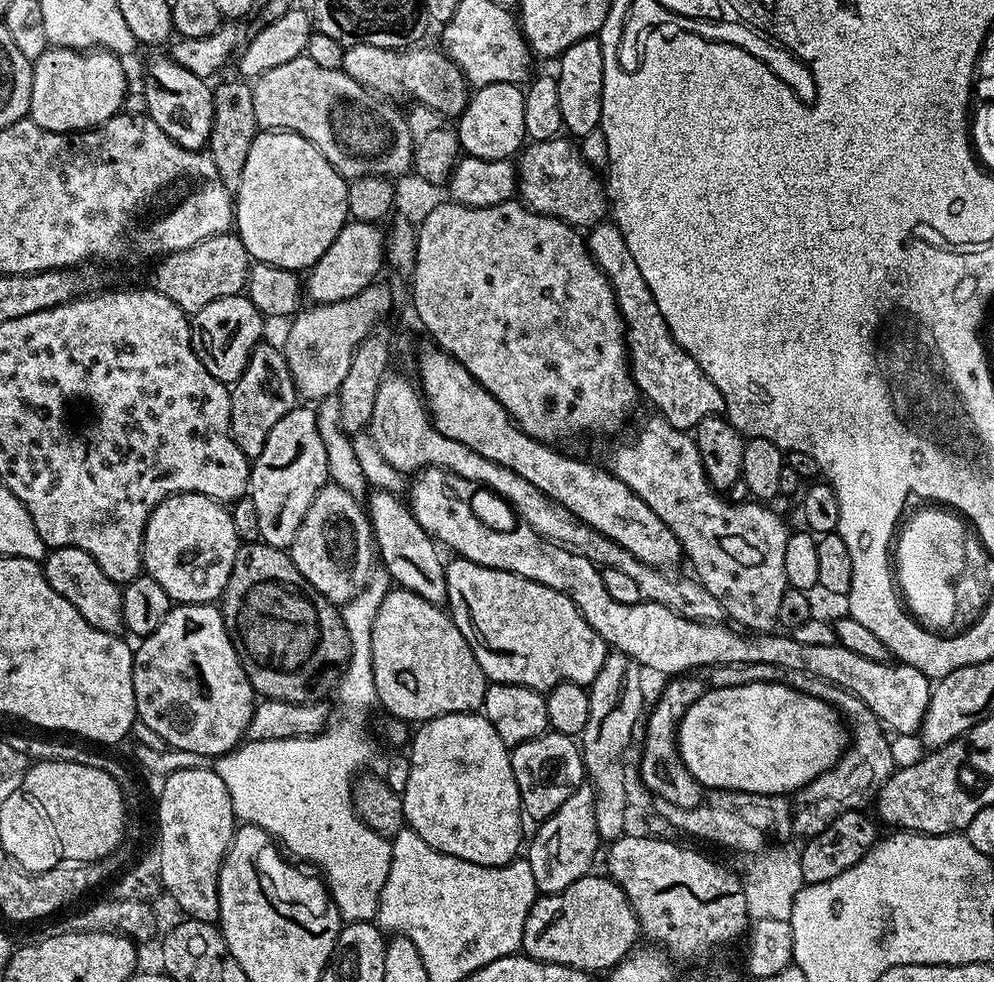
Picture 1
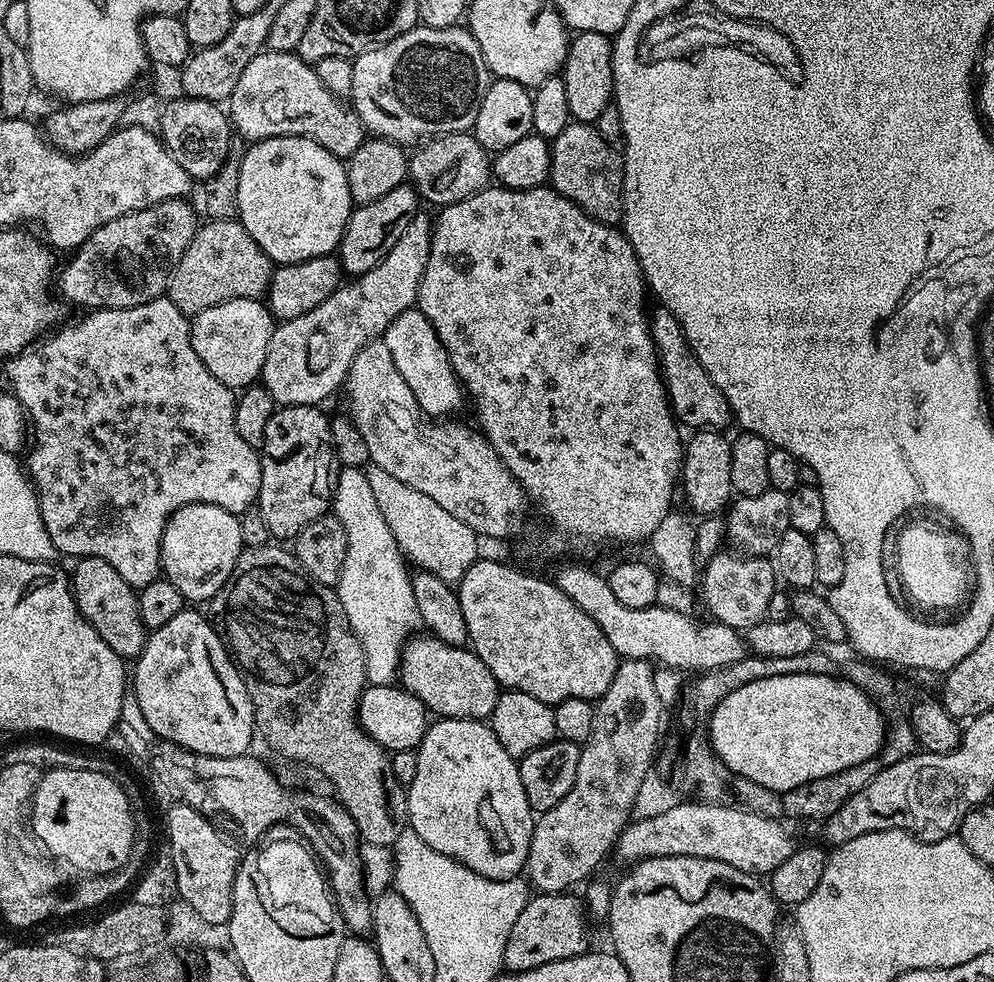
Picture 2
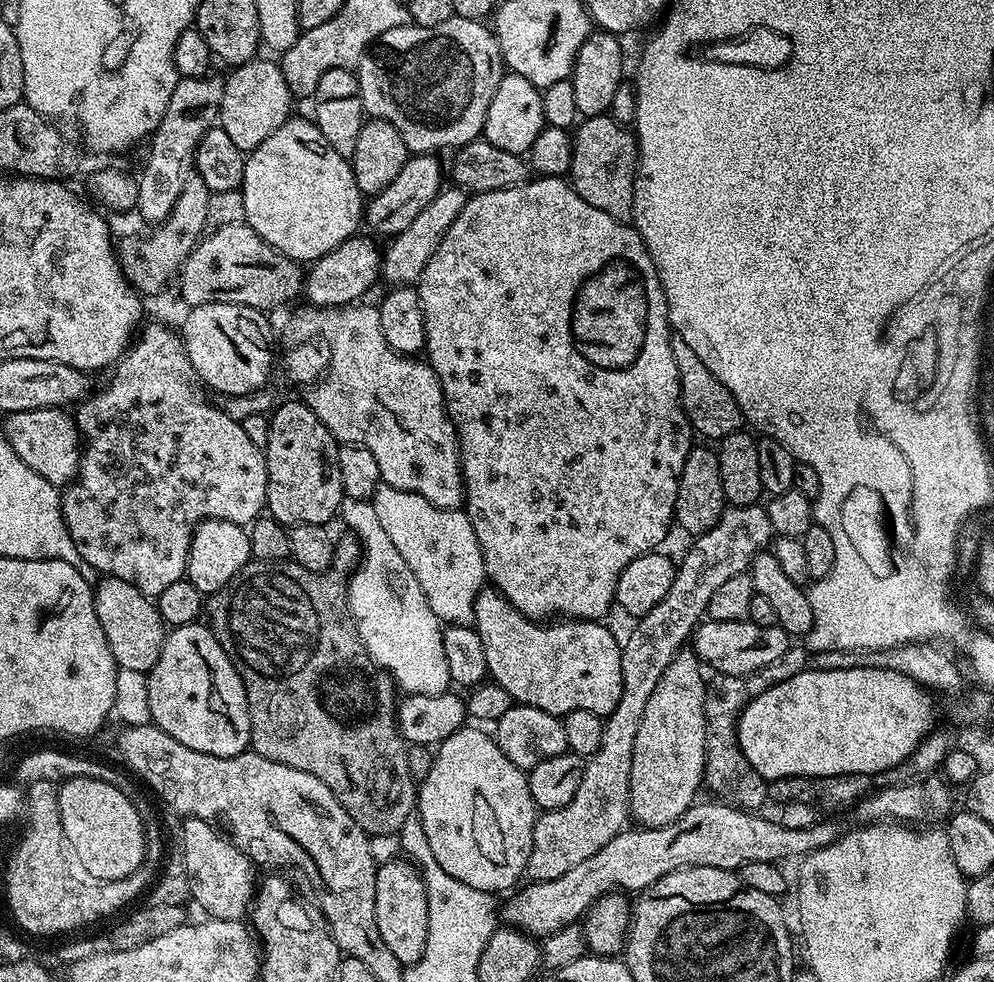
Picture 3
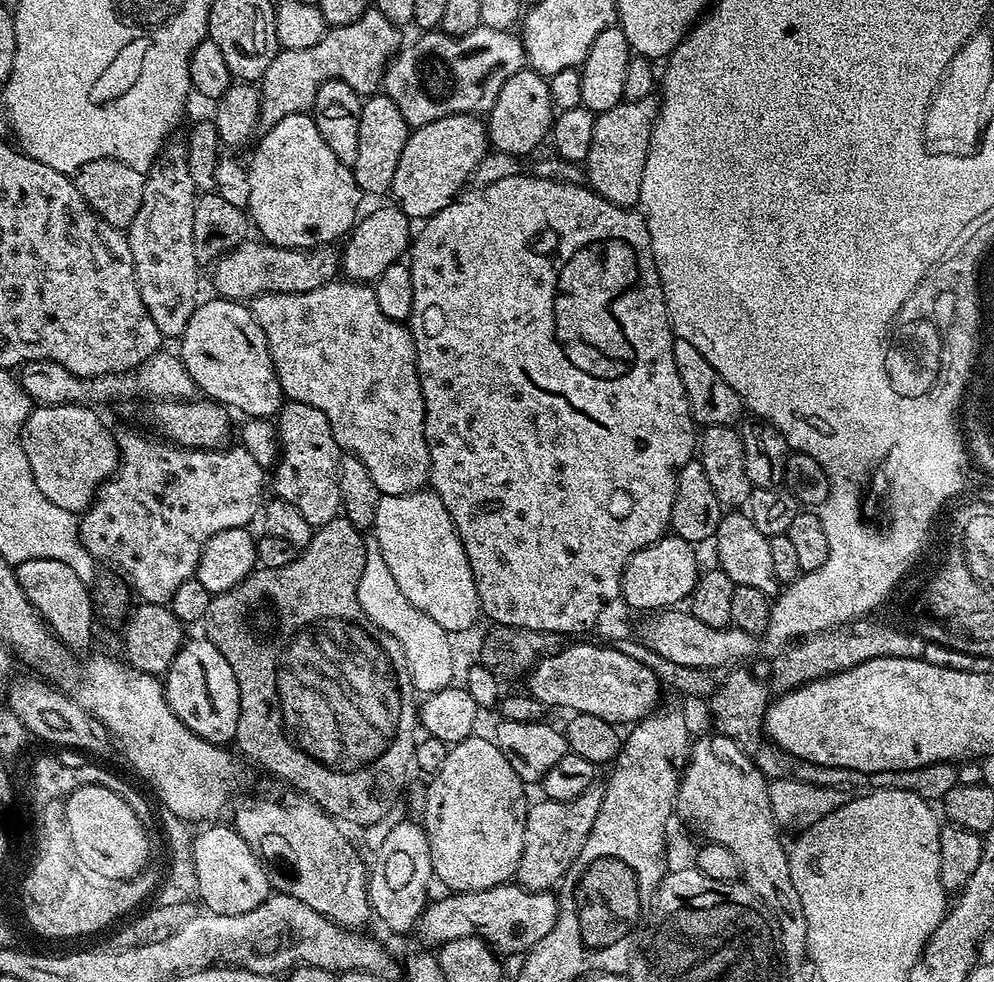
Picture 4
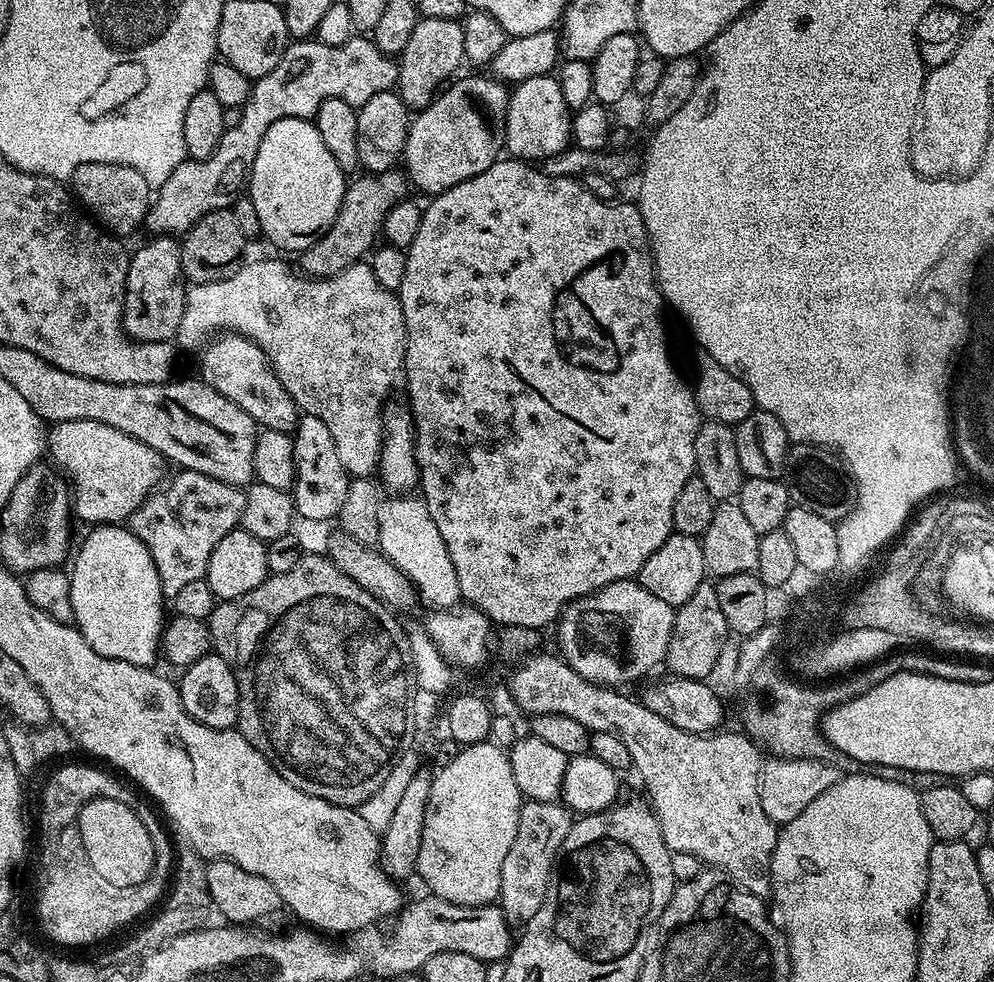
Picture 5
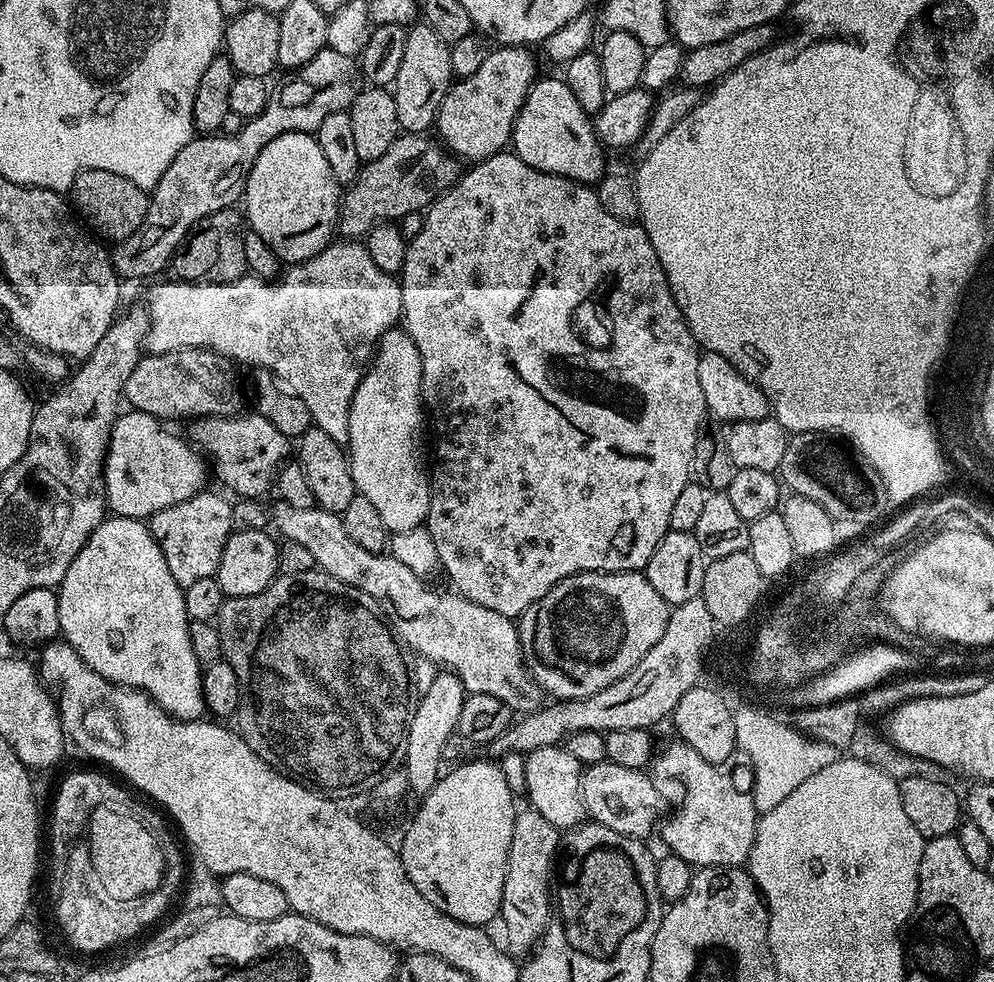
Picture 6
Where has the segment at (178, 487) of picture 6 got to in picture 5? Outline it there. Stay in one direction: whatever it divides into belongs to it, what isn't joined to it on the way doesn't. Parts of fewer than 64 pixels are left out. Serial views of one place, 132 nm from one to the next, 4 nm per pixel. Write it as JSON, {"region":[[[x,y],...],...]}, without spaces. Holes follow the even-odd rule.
{"region":[[[74,420],[53,423],[46,432],[46,456],[49,456],[47,459],[55,465],[60,475],[65,477],[70,485],[71,511],[75,519],[85,520],[88,526],[123,525],[131,521],[134,510],[138,510],[144,499],[161,487],[165,479],[166,461],[158,451],[151,449],[145,442],[140,442],[138,438],[104,422]]]}

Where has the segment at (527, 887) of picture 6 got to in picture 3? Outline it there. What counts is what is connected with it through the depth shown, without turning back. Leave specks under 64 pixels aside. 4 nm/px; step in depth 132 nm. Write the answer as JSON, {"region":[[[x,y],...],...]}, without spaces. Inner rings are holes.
{"region":[[[759,503],[737,504],[725,507],[724,513],[710,530],[699,533],[696,540],[688,548],[688,553],[676,564],[674,582],[670,582],[670,590],[666,590],[666,598],[654,606],[646,615],[639,617],[628,637],[623,637],[620,657],[622,658],[622,694],[618,698],[618,706],[609,716],[603,717],[602,746],[592,756],[587,757],[582,774],[582,782],[578,786],[578,794],[566,802],[561,808],[549,808],[541,811],[536,818],[532,831],[532,849],[528,859],[527,875],[533,881],[553,880],[562,878],[566,870],[578,866],[578,862],[586,862],[590,854],[598,854],[610,838],[617,836],[629,823],[630,809],[628,791],[630,790],[630,762],[634,758],[634,738],[638,734],[638,722],[642,722],[642,714],[646,714],[646,702],[650,702],[650,694],[654,694],[654,686],[658,686],[658,678],[662,678],[662,670],[670,666],[676,653],[685,647],[686,641],[693,635],[694,629],[705,619],[710,598],[728,579],[747,573],[756,553],[763,552],[771,545],[774,533],[770,526],[767,507]]]}

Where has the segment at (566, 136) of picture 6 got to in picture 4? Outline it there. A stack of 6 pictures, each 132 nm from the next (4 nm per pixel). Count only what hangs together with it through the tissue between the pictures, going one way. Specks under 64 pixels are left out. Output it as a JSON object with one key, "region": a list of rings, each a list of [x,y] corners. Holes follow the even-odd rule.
{"region":[[[525,70],[514,74],[502,86],[491,112],[486,116],[488,142],[495,151],[509,152],[518,158],[524,158],[540,143],[545,143],[554,119],[554,105],[550,98],[548,81],[540,73]]]}

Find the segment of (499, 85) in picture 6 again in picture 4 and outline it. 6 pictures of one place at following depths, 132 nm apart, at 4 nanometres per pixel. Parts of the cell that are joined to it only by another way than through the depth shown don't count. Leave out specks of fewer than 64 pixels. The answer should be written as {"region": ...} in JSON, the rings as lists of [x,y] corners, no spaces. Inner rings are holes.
{"region":[[[476,114],[443,116],[426,126],[413,128],[394,171],[391,199],[412,222],[423,222],[460,195],[474,166],[489,151],[488,129]]]}

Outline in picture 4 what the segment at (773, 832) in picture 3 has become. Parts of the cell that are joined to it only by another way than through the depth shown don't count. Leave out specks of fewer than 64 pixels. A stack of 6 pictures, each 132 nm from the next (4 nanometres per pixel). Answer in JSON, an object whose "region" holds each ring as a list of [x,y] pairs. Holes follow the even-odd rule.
{"region":[[[515,882],[499,884],[493,888],[486,890],[478,890],[477,892],[454,892],[444,894],[441,900],[433,899],[431,903],[425,907],[423,914],[416,921],[414,932],[420,935],[421,945],[439,946],[453,940],[454,938],[470,938],[476,936],[479,940],[487,940],[488,945],[497,953],[504,952],[520,952],[527,953],[539,940],[546,938],[546,934],[550,934],[550,930],[554,928],[556,921],[556,905],[558,896],[555,891],[546,892],[527,892],[525,888],[521,888]]]}

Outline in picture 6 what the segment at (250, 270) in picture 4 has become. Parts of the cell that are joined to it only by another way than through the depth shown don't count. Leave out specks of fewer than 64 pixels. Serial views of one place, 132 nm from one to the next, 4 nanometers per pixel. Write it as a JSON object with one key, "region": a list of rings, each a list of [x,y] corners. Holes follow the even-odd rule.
{"region":[[[400,134],[382,157],[365,163],[356,181],[343,189],[338,217],[338,232],[344,238],[364,238],[371,228],[381,222],[399,222],[411,212],[426,210],[448,191],[462,175],[462,164],[443,144],[435,139],[427,140],[424,134]]]}

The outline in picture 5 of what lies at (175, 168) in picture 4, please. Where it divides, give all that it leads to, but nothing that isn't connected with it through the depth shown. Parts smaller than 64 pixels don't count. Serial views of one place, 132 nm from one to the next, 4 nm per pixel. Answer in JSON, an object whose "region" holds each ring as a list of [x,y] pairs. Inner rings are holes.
{"region":[[[156,234],[135,253],[131,253],[126,274],[126,294],[124,295],[124,333],[134,342],[171,341],[179,333],[184,313],[186,281],[180,261],[180,244],[171,235]]]}

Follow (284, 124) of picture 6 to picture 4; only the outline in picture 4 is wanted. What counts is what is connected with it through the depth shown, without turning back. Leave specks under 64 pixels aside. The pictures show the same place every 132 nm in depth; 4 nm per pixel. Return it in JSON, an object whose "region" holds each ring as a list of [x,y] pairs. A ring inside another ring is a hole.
{"region":[[[369,10],[356,22],[329,28],[321,40],[314,42],[314,46],[306,46],[306,50],[286,48],[277,52],[274,62],[266,66],[266,74],[258,84],[259,127],[267,130],[282,118],[299,112],[307,113],[318,90],[328,80],[346,82],[350,90],[361,94],[375,93],[384,79],[384,67],[402,47],[400,32],[401,29],[389,22],[381,12]]]}

